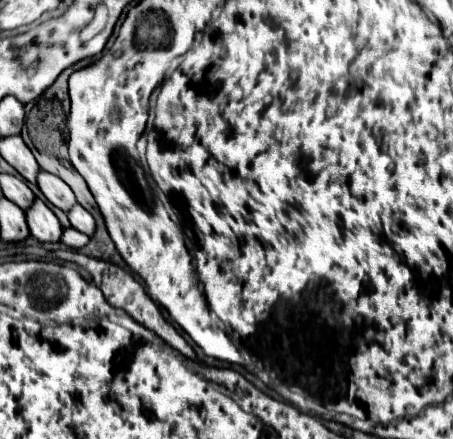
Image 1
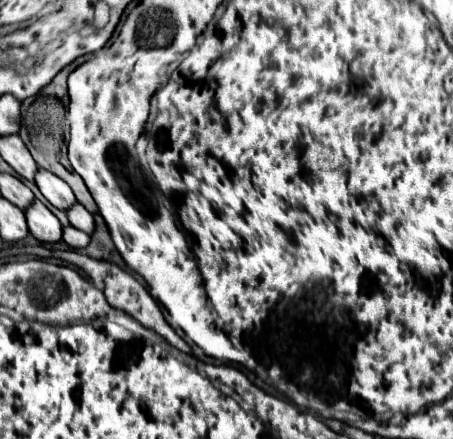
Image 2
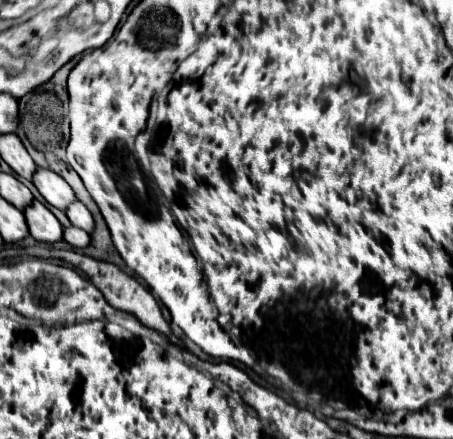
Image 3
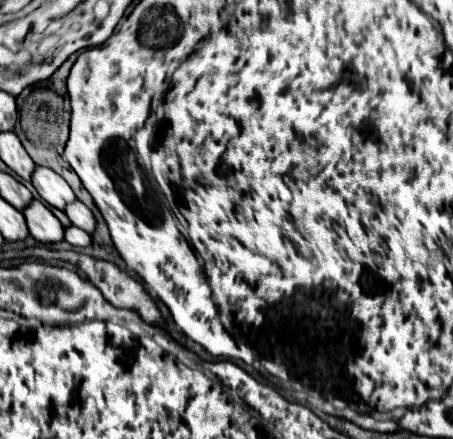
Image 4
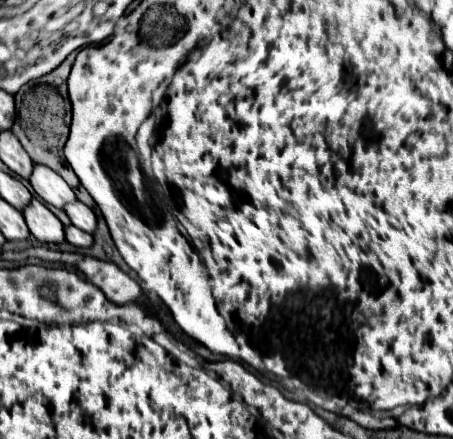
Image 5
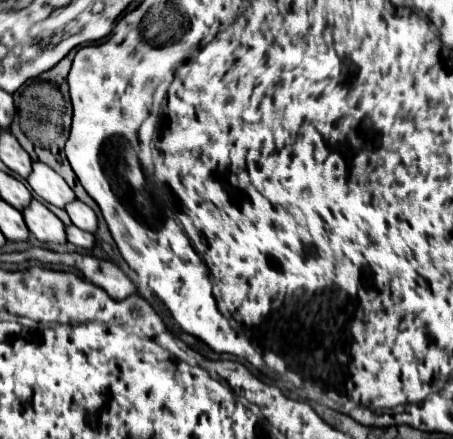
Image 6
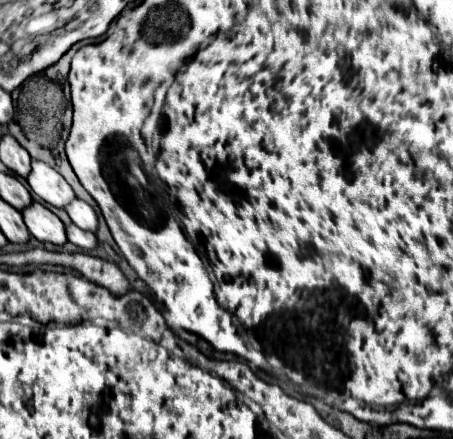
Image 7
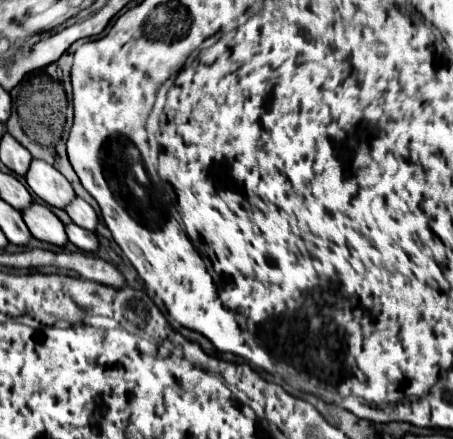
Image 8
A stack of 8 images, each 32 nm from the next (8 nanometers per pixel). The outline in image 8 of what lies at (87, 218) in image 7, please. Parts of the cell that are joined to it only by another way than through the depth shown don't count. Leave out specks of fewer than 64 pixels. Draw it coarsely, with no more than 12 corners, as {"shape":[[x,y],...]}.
{"shape":[[82,198],[64,210],[84,230],[96,230],[98,216]]}

